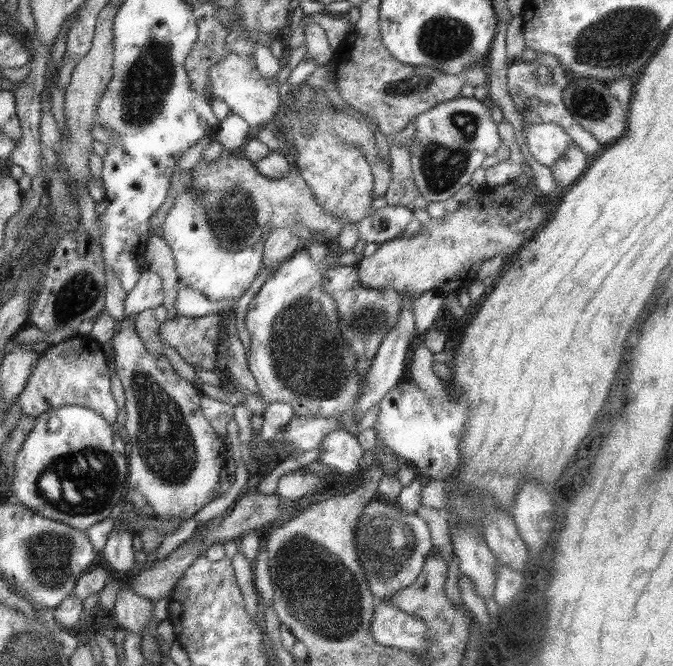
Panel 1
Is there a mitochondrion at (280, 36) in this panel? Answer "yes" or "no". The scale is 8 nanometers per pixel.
no

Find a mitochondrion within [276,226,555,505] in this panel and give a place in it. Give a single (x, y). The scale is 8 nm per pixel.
(368, 321)

